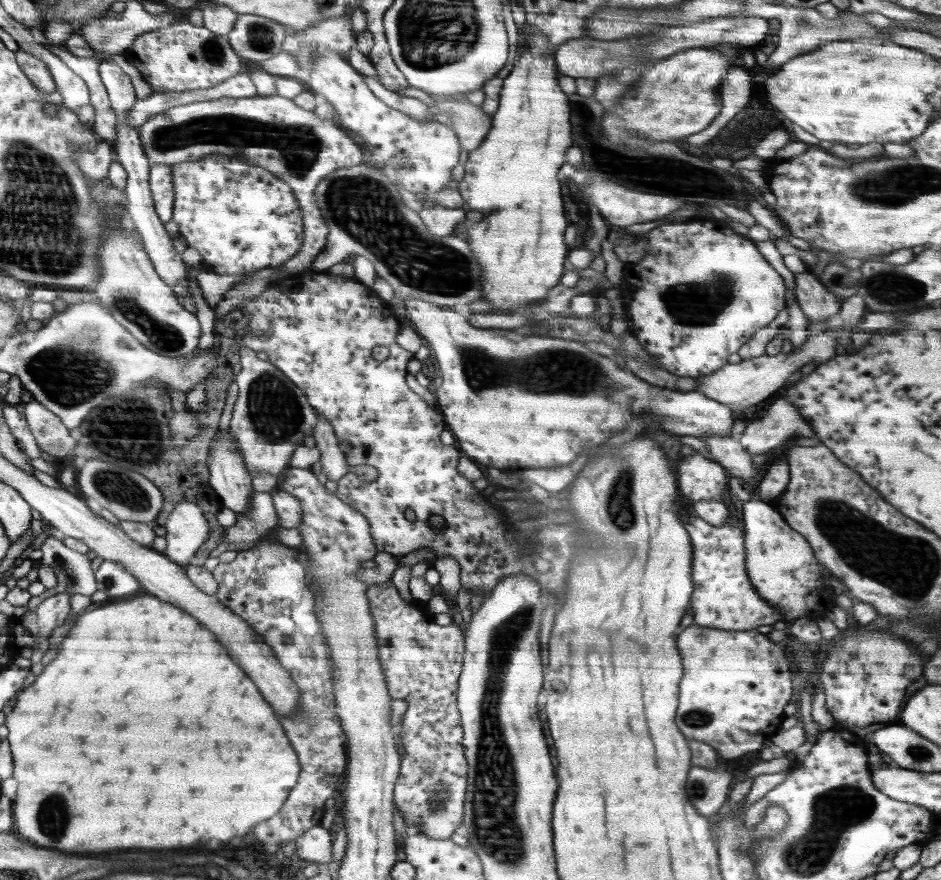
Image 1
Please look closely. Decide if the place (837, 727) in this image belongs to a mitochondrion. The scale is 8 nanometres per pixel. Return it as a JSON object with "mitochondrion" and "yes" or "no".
{"mitochondrion":"no"}

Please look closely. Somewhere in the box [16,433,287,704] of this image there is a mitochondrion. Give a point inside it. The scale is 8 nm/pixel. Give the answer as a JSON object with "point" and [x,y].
{"point":[126,490]}

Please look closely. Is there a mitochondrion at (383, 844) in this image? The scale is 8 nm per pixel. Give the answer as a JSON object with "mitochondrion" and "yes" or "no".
{"mitochondrion":"no"}

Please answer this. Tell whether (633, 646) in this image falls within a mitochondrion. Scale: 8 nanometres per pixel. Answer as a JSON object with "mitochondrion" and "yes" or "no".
{"mitochondrion":"no"}

